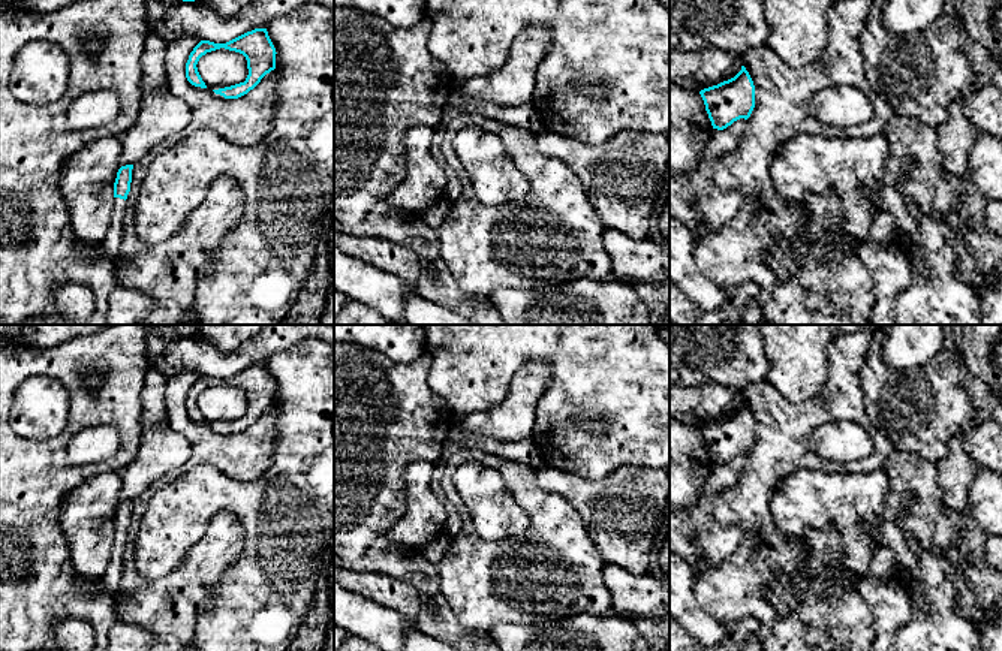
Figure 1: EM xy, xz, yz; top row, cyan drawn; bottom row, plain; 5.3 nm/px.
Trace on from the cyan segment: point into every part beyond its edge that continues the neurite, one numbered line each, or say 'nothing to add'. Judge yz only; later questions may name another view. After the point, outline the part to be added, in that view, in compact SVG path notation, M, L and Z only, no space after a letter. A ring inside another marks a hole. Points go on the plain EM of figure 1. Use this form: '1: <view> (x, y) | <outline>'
nothing to add

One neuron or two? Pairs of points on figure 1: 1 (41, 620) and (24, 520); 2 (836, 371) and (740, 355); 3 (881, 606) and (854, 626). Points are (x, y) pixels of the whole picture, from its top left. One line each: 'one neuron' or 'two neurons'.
1: one neuron
2: two neurons
3: two neurons

